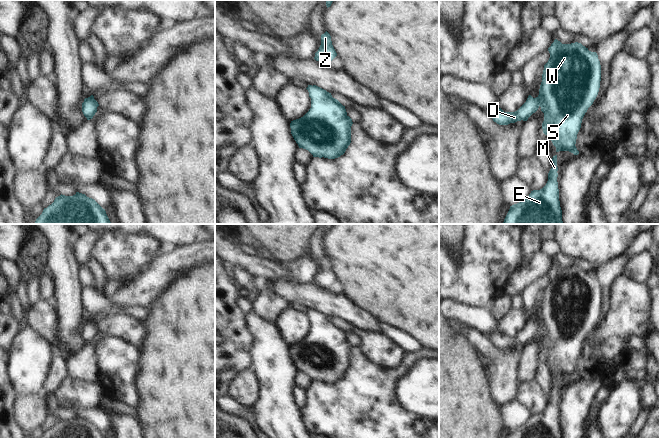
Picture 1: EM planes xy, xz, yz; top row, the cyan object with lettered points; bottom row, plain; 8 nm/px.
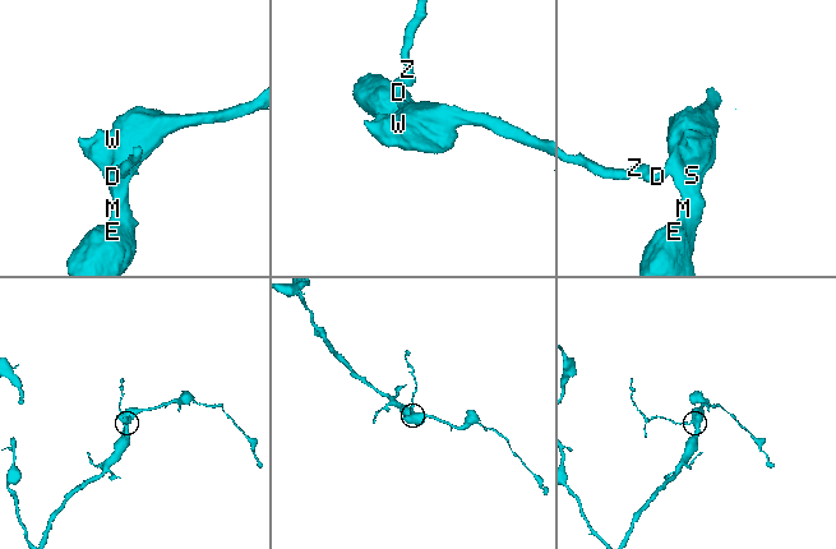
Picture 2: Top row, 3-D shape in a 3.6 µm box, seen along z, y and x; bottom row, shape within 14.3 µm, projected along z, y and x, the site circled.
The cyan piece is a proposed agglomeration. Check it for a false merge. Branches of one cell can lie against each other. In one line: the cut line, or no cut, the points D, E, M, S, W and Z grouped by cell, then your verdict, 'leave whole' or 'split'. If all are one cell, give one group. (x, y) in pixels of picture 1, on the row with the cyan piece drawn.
no cut | D E M S W Z | leave whole

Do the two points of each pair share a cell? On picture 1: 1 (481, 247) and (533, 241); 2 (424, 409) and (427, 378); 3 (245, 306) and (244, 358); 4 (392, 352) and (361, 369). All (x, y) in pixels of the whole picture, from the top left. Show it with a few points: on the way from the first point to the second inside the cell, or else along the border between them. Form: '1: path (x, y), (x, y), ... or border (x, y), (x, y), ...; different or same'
1: border (522, 234), (520, 239), (521, 262); different
2: path (425, 401), (427, 399), (427, 386); same
3: border (239, 296), (237, 305), (246, 314); different
4: border (361, 346), (364, 353), (377, 364), (397, 367); different

